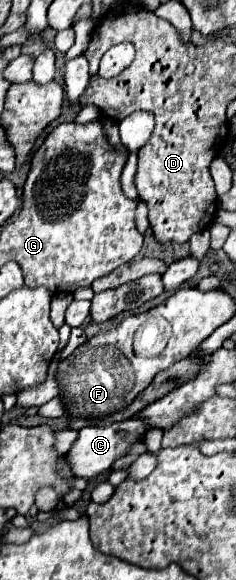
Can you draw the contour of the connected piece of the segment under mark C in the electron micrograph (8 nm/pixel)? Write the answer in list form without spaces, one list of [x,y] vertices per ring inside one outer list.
[[[131,417],[131,419],[119,421],[119,423],[109,423],[109,425],[89,425],[89,427],[83,427],[79,431],[79,437],[77,437],[75,445],[67,453],[71,469],[75,471],[77,477],[95,479],[97,475],[109,471],[111,465],[119,457],[123,457],[135,441],[145,437],[147,431],[149,431],[149,423],[147,423],[147,419],[141,419],[141,417]]]

